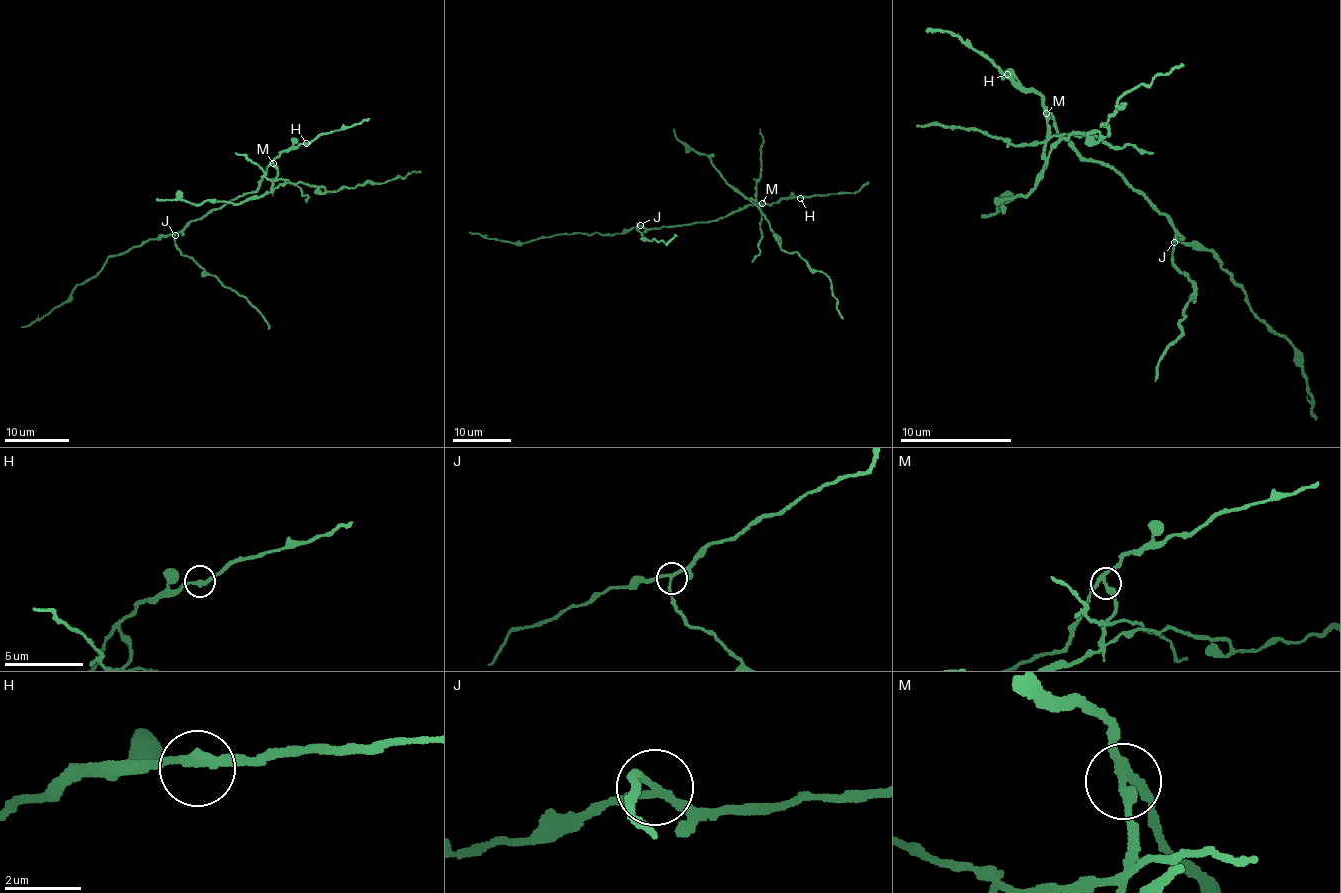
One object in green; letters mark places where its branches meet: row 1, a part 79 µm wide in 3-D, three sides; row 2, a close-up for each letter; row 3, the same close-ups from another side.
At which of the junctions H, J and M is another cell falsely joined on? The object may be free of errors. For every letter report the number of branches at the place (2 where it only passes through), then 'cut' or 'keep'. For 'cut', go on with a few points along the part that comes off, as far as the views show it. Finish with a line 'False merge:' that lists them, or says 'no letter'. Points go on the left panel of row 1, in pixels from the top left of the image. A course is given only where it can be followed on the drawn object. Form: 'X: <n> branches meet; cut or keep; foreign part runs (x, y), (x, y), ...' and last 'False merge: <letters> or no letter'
H: 2 branches meet; keep
J: 3 branches meet; keep
M: 3 branches meet; cut; foreign part runs (274, 164), (279, 179), (321, 186), (328, 192), (421, 172)
False merge: M

